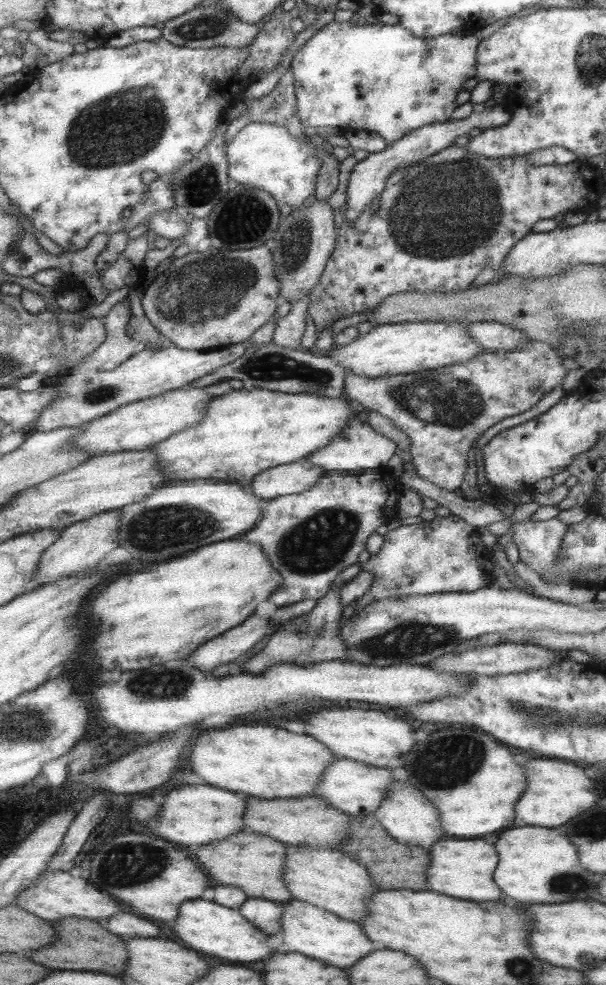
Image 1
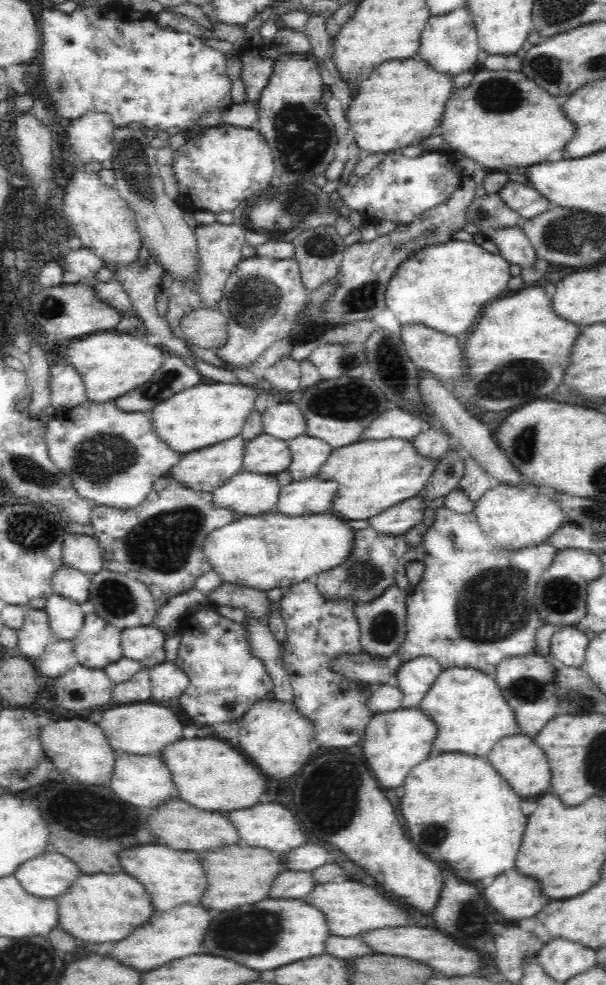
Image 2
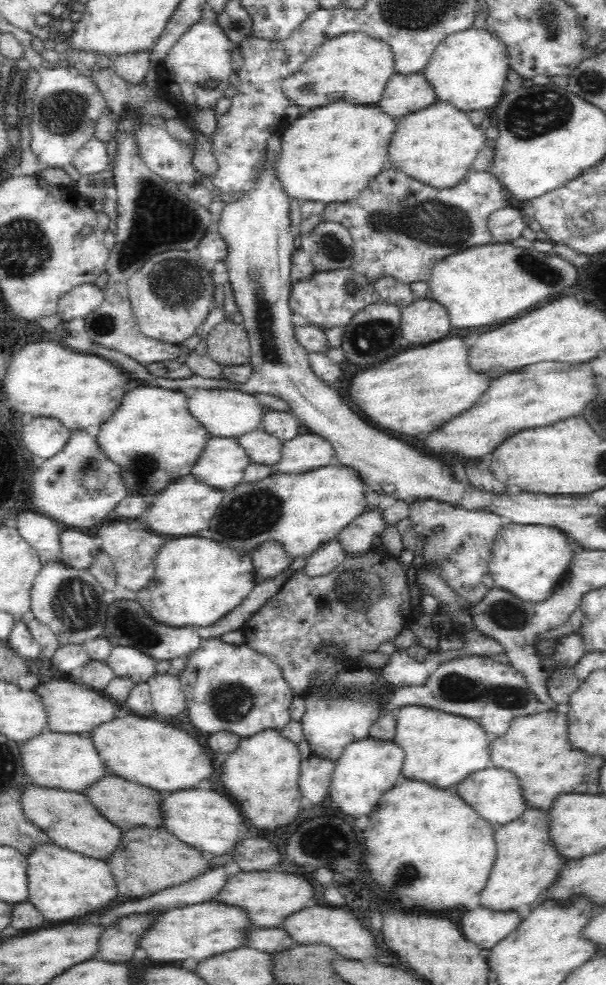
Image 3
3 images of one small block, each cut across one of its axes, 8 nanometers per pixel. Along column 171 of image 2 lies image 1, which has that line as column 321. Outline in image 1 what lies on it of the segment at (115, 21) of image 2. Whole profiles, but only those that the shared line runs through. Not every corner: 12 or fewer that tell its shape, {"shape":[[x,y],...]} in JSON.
{"shape":[[331,22],[293,58],[305,126],[391,146],[452,120],[482,43]]}

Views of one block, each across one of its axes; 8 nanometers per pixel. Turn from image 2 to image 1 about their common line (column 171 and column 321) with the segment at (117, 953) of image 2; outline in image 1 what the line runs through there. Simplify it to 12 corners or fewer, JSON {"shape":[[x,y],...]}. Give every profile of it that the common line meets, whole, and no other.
{"shape":[[295,898],[293,952],[349,968],[375,950],[357,922]]}

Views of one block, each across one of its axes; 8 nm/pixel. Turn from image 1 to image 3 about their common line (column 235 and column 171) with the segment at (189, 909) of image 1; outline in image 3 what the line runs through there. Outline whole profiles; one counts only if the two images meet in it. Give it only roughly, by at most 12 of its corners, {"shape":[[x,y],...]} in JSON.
{"shape":[[212,900],[162,912],[138,948],[156,962],[240,948],[240,907]]}

